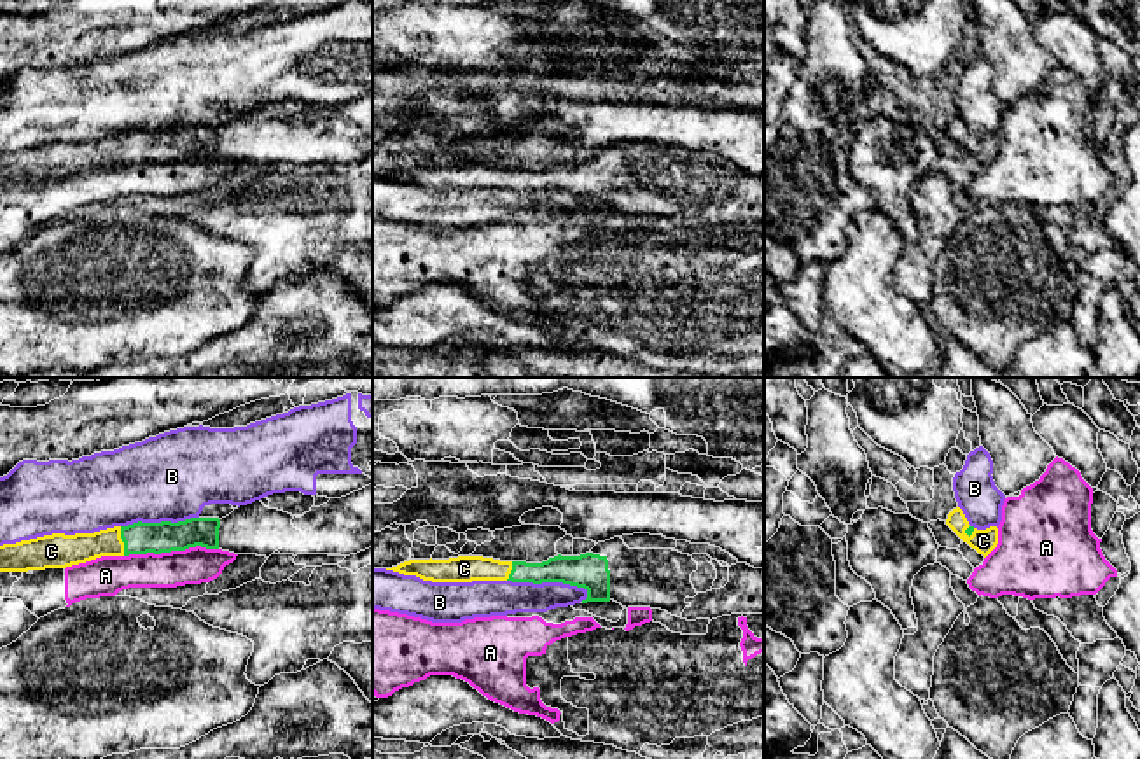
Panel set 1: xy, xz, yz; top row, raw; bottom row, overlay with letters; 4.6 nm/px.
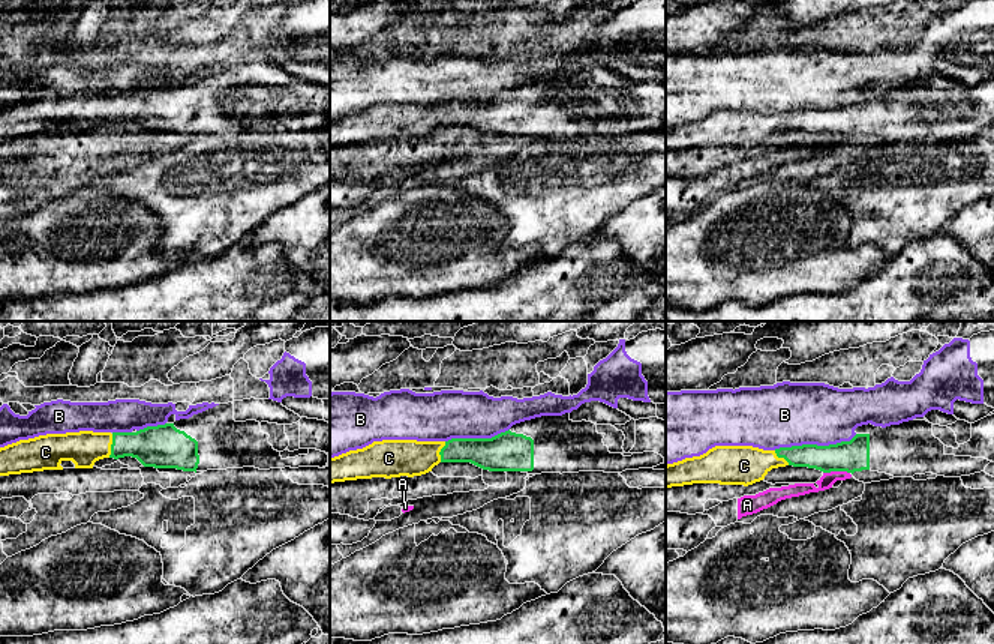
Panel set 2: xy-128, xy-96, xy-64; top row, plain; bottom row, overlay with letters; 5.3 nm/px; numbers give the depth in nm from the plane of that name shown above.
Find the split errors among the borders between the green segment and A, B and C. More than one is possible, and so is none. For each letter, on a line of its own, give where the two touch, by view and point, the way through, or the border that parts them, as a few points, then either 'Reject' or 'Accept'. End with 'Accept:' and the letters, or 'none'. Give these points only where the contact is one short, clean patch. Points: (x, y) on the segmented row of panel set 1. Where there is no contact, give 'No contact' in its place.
A: Touches green at xy (170, 551). Boundary: xy (217, 548), (189, 546), (125, 557). Reject
B: Touches green at xz (549, 581). Boundary: xz (507, 579), (521, 583), (569, 583), (581, 586), (588, 597). Reject
C: Touches green at xy (123, 541). Path across: xy (140, 537), (123, 541), (70, 550). Accept
Accept: C

